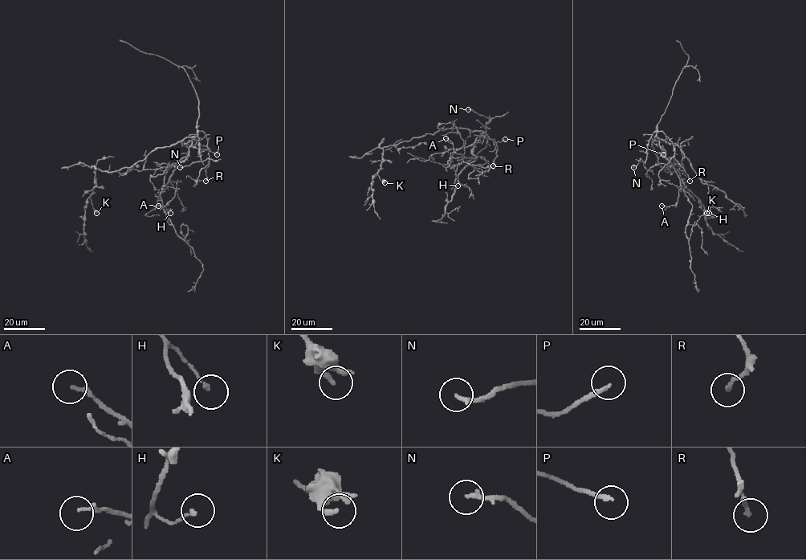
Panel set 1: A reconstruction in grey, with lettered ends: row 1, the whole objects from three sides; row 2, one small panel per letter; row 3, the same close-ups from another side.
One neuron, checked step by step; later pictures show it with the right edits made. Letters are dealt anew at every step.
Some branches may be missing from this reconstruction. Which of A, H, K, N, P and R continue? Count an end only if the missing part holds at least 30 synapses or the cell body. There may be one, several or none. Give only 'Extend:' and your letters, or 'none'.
Extend: none

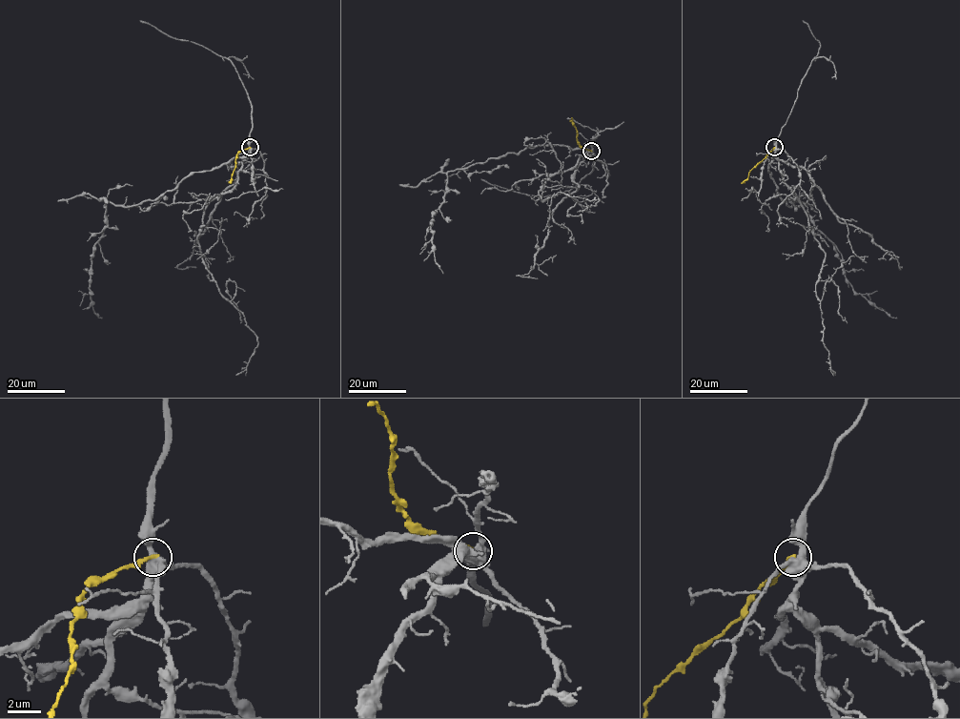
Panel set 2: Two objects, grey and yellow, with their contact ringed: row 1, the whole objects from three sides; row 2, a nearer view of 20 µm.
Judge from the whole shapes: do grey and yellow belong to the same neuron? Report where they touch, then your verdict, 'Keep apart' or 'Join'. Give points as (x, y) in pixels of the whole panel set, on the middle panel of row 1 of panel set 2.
Place: (591, 151). Keep apart

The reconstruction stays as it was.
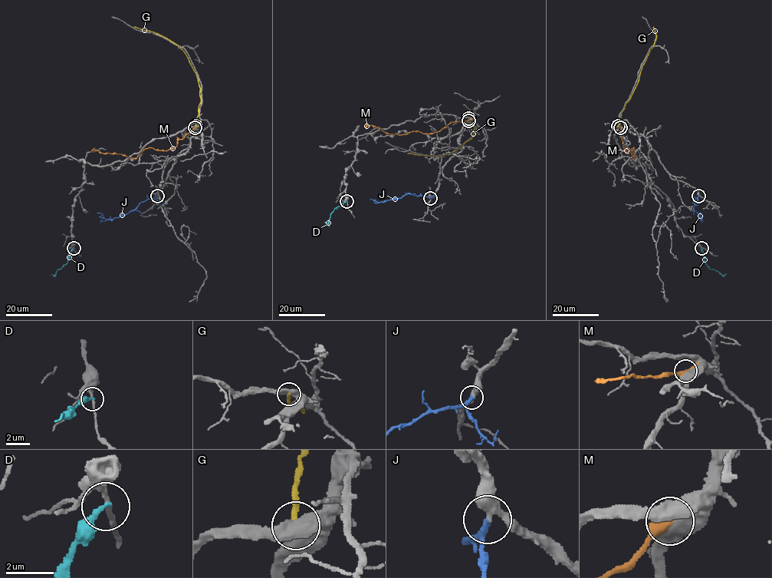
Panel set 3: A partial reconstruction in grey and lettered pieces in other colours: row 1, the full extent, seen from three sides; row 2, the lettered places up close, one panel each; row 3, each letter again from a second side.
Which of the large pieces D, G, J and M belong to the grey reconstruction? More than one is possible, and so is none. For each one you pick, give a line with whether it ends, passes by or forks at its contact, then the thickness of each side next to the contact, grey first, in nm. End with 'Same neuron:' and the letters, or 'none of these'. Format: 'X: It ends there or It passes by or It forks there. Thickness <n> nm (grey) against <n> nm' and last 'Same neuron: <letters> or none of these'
J: It passes by. Thickness 380 nm (grey) against 200 nm
Same neuron: J

